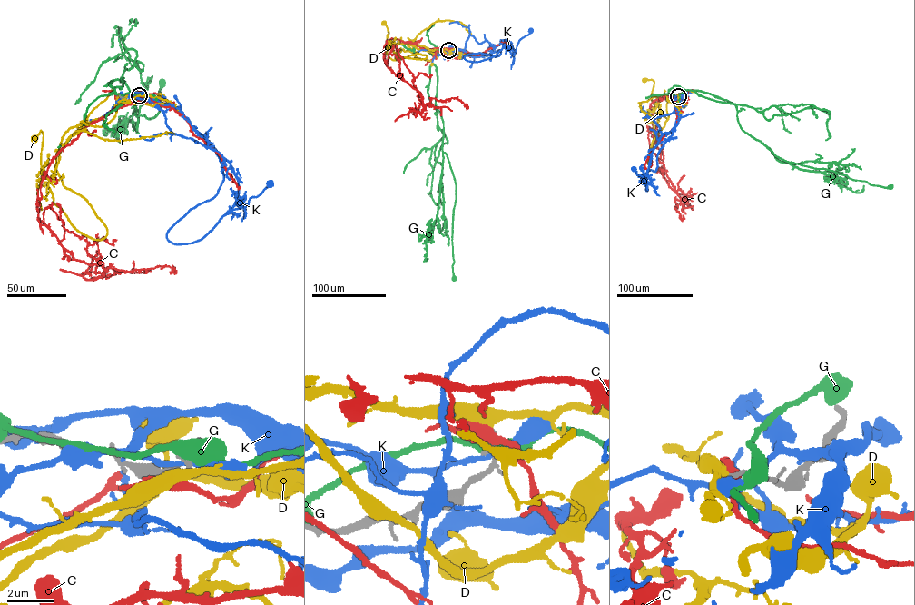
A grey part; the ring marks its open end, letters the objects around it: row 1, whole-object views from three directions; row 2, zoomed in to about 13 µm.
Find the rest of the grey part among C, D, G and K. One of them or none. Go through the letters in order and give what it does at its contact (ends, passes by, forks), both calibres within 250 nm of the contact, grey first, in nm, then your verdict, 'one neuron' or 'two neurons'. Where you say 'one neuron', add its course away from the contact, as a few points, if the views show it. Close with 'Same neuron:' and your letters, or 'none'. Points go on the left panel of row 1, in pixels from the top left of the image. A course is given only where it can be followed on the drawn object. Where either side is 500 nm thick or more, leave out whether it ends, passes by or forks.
C: it passes by | 110/420 nm | two neurons
D: it passes by | 140/380 nm | one neuron | via (139, 95), (120, 103), (105, 124), (75, 132), (49, 179), (41, 166), (43, 133), (34, 137)
G: 200/600 nm | two neurons
K: it passes by | 200/170 nm | two neurons
Same neuron: D

